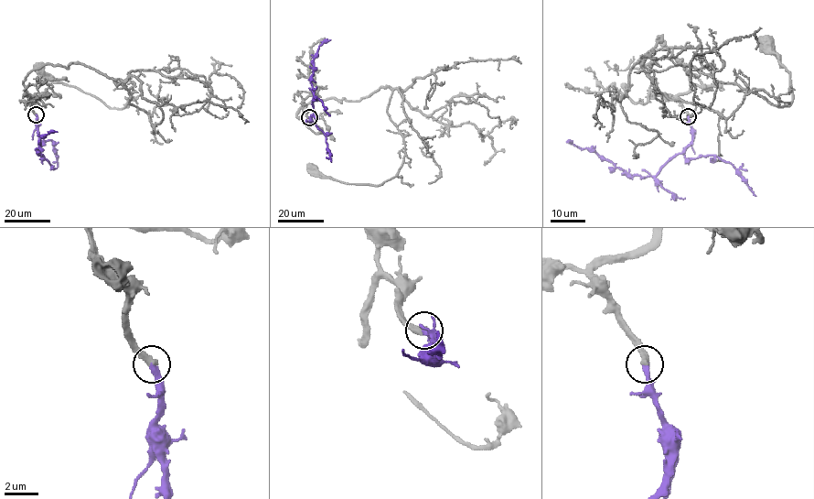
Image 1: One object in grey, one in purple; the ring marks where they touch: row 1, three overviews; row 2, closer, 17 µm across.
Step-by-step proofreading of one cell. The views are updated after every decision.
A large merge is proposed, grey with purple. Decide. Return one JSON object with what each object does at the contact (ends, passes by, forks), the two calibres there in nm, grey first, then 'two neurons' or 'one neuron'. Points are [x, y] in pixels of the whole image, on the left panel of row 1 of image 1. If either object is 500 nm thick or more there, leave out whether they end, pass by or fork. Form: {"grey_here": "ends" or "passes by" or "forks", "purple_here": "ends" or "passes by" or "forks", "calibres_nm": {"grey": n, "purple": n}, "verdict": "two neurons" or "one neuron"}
{"grey_here": "ends", "purple_here": "ends", "calibres_nm": {"grey": 440, "purple": 360}, "verdict": "one neuron"}

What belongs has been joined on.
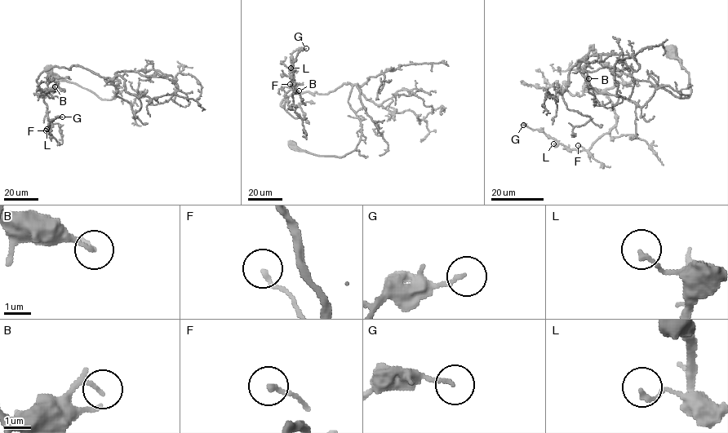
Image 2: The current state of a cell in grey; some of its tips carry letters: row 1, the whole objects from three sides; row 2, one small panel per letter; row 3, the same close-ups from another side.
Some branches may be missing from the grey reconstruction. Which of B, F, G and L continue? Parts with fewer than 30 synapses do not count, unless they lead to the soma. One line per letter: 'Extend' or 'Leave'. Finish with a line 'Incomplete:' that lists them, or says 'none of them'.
B: Extend
F: Leave
G: Leave
L: Leave
Incomplete: B

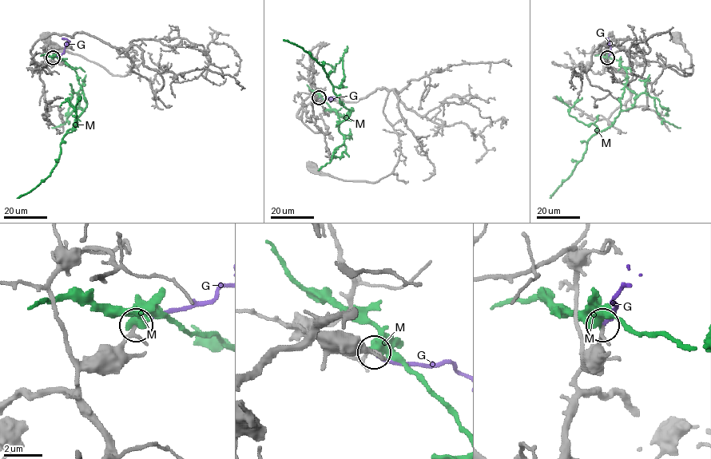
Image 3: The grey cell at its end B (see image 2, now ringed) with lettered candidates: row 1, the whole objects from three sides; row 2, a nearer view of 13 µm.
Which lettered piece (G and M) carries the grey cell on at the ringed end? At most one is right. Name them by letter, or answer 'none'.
G

